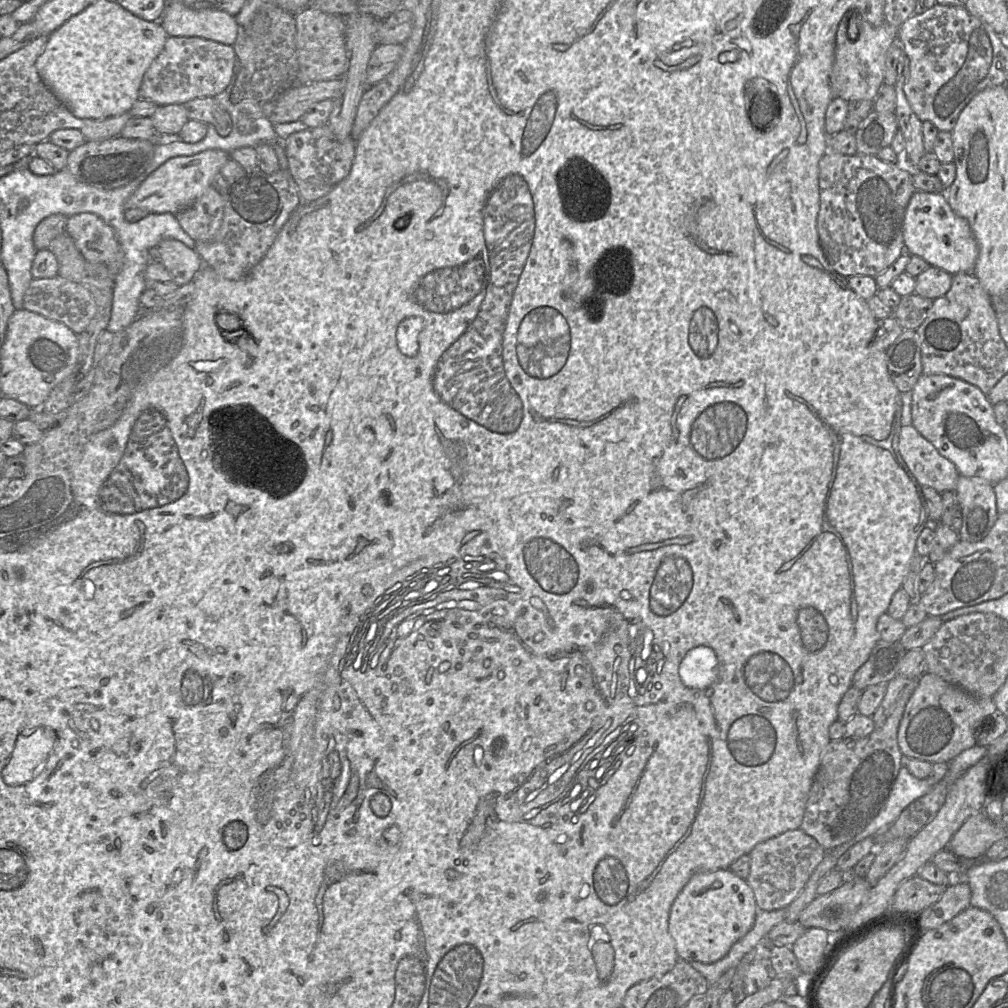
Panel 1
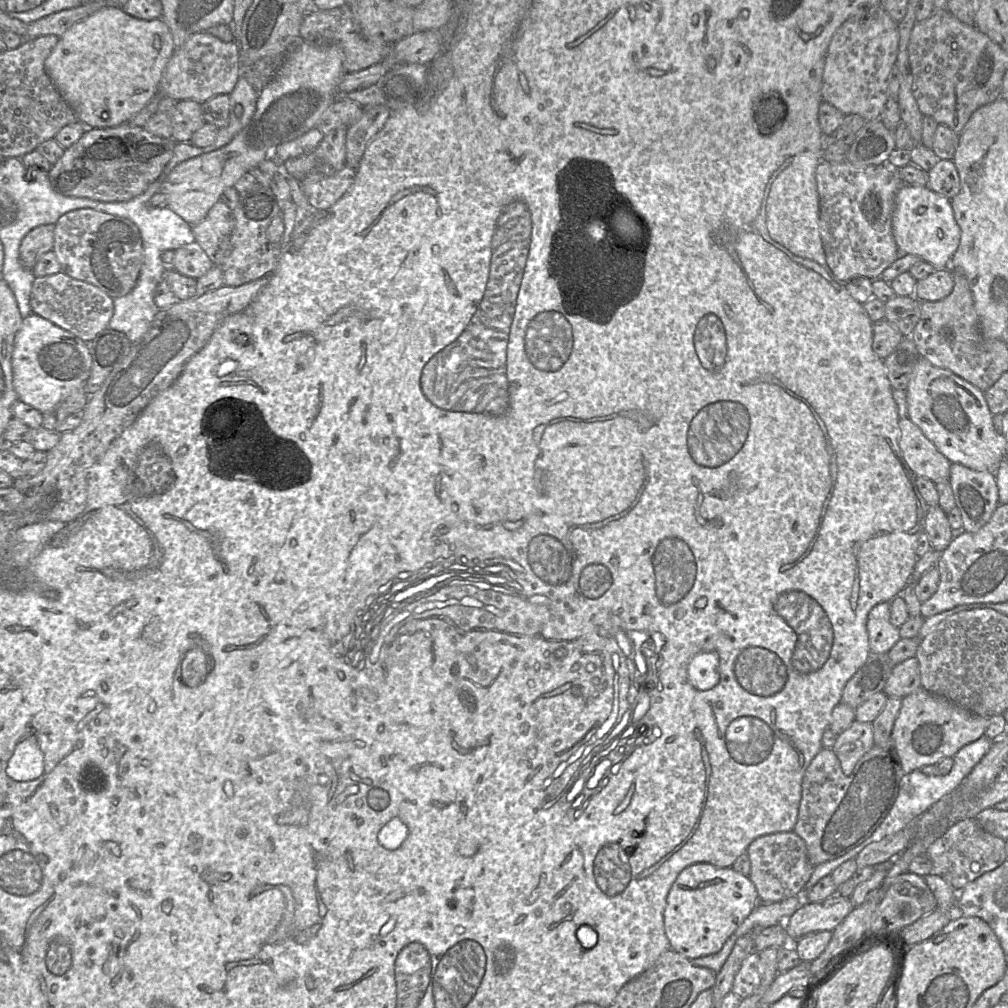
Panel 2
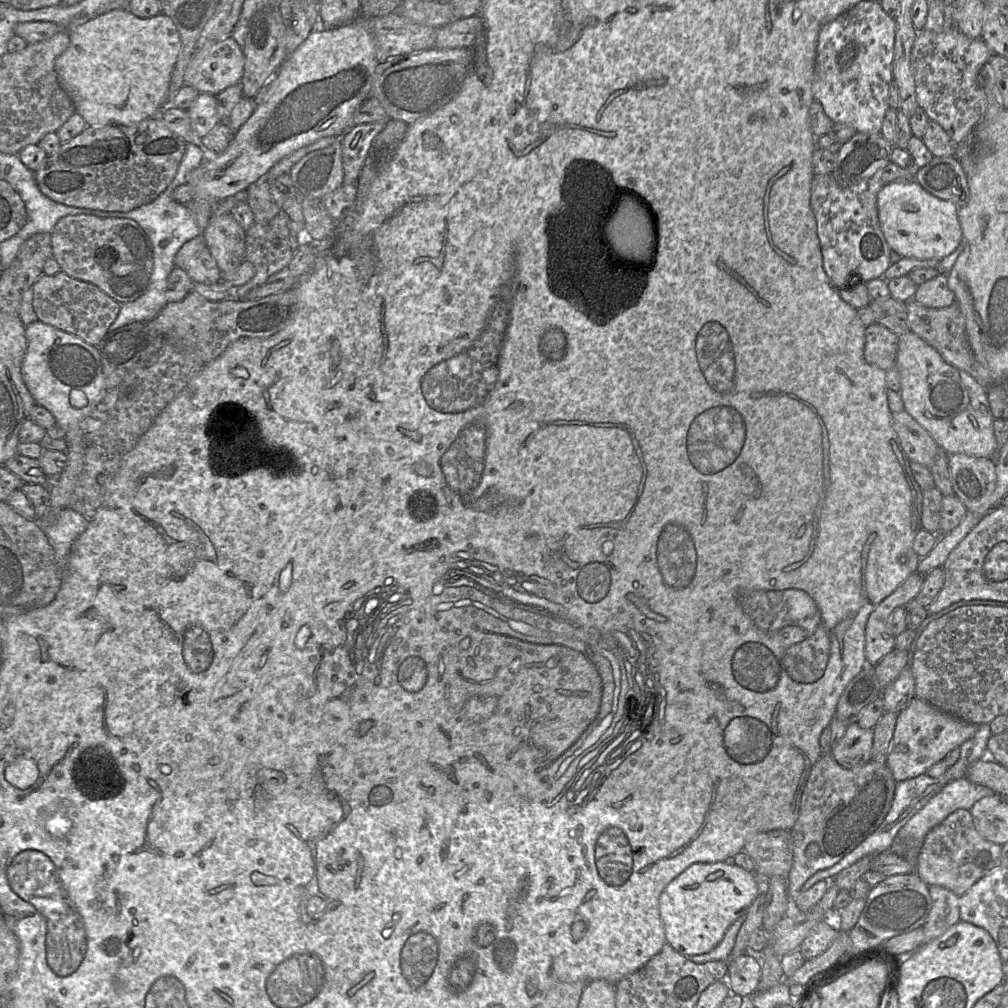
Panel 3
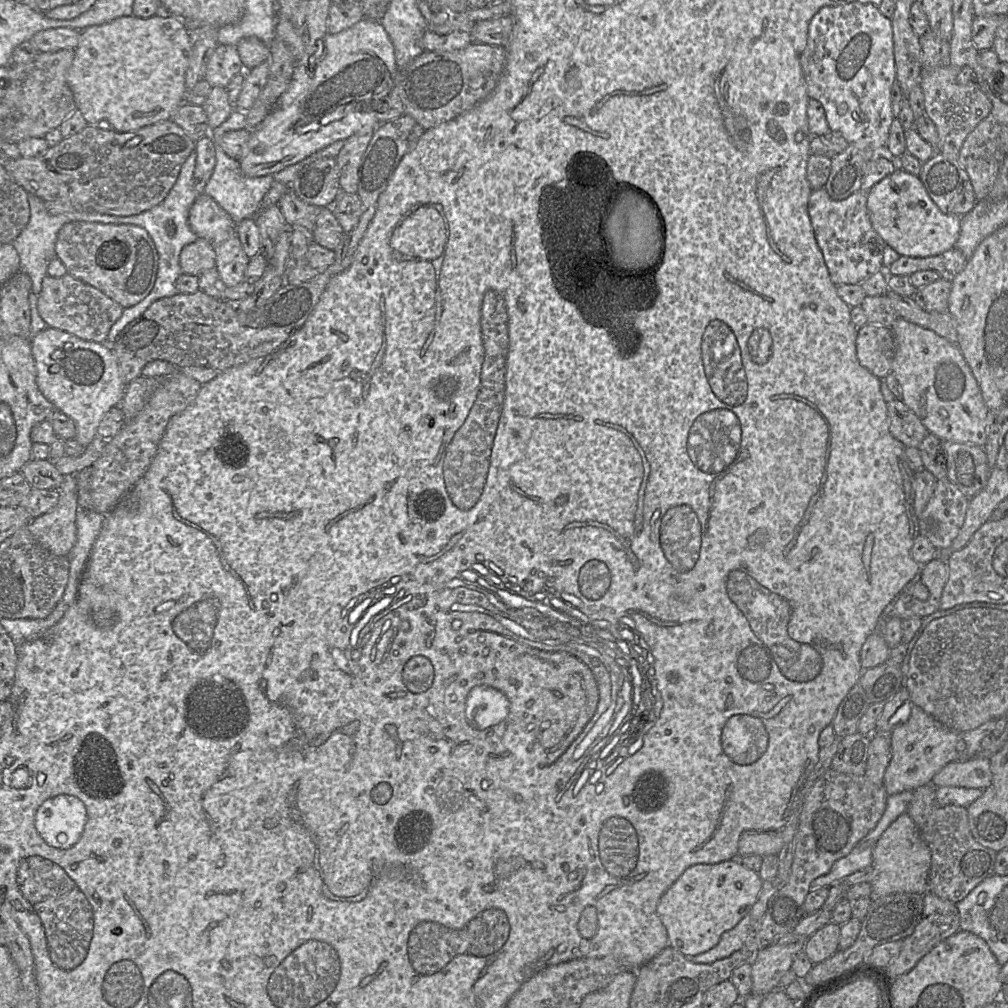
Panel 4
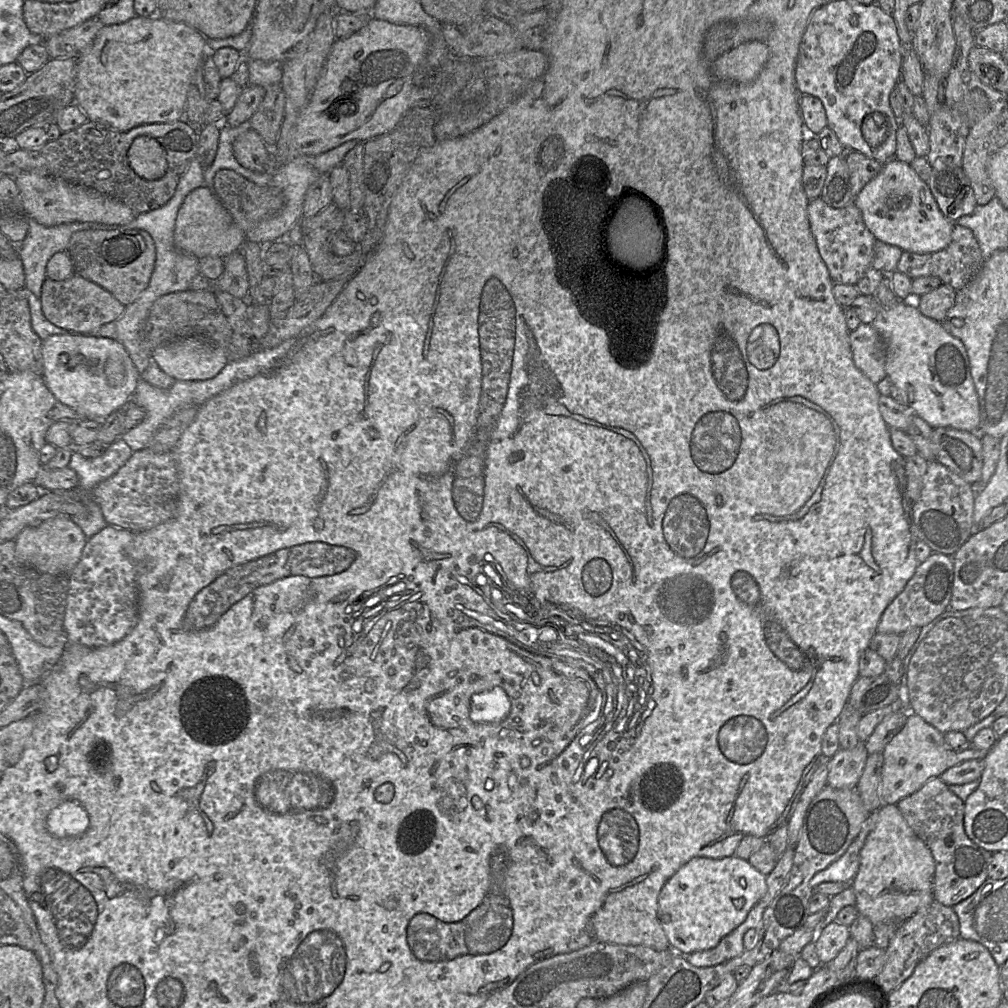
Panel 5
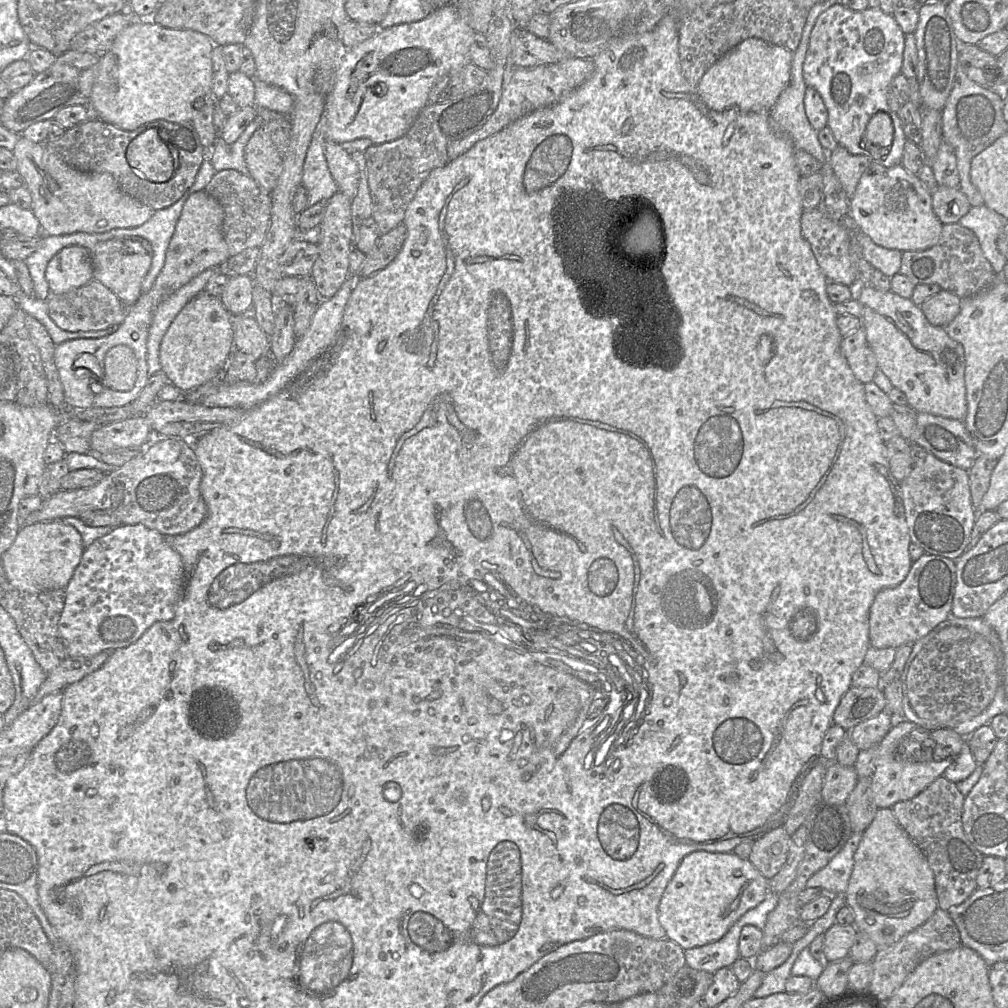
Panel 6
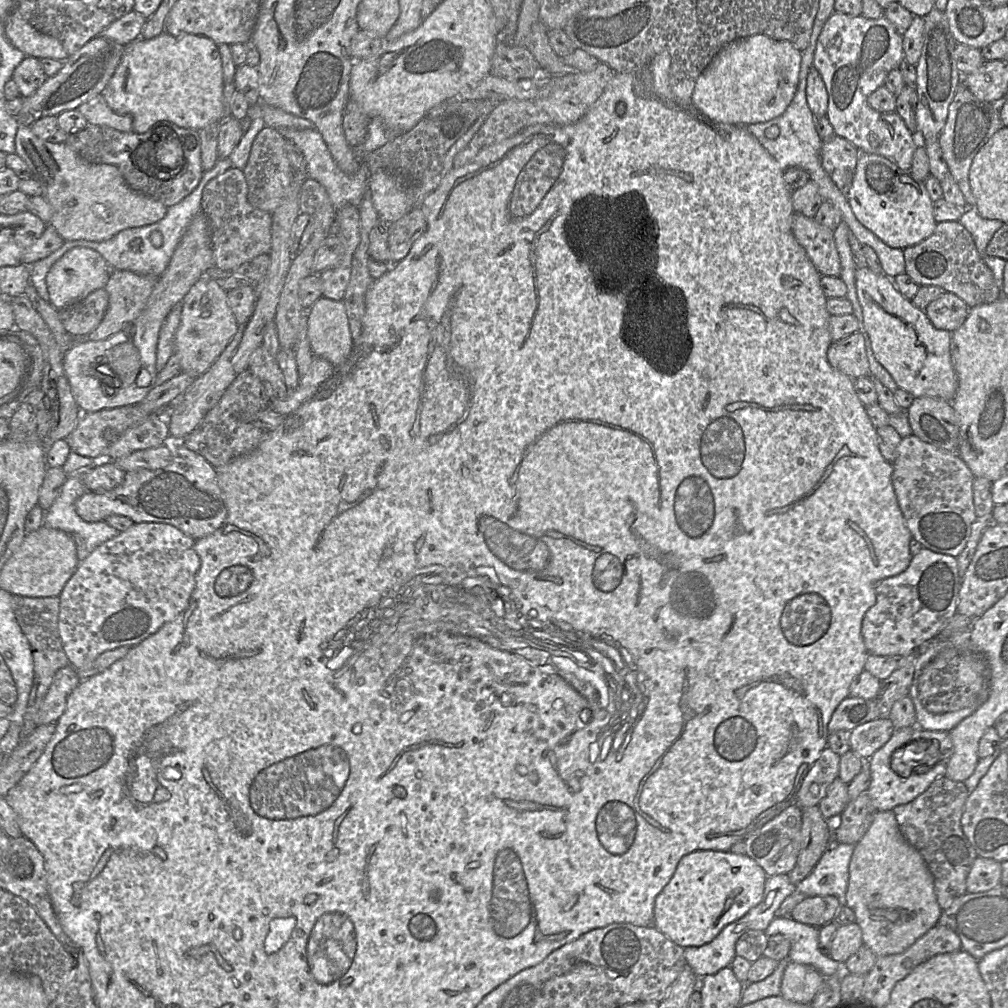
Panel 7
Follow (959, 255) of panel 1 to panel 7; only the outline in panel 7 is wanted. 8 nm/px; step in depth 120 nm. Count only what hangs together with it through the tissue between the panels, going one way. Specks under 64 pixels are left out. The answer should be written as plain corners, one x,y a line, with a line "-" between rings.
859,153
852,185
846,196
858,221
889,247
904,249
914,246
931,236
936,228
933,201
924,181
917,180
910,170
901,170
895,163
881,155

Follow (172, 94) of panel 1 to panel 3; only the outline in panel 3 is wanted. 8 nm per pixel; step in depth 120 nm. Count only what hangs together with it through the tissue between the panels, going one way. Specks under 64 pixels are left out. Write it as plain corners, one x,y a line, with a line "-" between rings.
232,37
208,42
195,50
184,75
184,85
194,87
199,93
217,95
224,89
241,82
244,65
243,49

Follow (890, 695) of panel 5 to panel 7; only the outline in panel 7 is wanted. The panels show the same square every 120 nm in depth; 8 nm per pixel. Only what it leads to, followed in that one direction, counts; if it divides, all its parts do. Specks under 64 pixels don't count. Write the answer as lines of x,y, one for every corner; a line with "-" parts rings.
848,695
834,710
828,723
828,732
853,730
857,726
879,717
876,699

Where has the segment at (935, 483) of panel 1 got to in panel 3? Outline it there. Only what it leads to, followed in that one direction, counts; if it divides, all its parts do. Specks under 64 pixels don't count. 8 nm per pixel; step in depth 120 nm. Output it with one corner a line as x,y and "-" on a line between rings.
906,410
892,413
893,427
908,459
928,468
941,448
932,436

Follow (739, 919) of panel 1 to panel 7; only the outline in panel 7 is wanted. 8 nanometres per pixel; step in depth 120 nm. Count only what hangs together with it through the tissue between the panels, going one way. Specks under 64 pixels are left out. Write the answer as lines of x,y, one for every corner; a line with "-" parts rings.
696,850
694,852
691,852
681,858
671,880
656,897
654,903
653,926
655,926
660,932
662,932
675,944
683,948
691,946
699,947
707,944
711,942
725,926
741,918
761,901
767,877
768,876
763,868
747,854
735,854
730,851
718,850

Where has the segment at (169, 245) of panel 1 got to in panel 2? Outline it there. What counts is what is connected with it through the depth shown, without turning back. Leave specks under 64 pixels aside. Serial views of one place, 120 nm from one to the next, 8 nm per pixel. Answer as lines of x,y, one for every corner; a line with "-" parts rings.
196,241
174,250
174,253
170,268
195,280
205,275
214,266

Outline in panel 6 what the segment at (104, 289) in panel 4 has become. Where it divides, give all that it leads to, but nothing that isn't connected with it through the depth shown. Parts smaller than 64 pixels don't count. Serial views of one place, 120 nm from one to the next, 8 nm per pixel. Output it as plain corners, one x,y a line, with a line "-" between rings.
112,239
97,243
92,249
89,249
89,252
93,267
93,279
111,290
125,307
133,305
141,296
141,283
151,264
150,243
145,239

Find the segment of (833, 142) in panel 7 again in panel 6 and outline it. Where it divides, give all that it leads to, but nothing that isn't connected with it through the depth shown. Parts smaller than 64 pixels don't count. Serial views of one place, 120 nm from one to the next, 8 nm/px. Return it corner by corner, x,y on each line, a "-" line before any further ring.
840,145
828,154
828,159
846,195
852,198
871,159
864,155
851,154

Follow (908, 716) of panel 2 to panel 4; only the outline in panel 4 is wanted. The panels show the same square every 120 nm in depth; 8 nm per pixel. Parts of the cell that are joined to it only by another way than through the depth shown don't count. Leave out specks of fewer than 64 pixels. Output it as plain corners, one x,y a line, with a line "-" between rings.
912,705
908,720
891,731
891,759
883,778
887,794
914,791
930,784
934,775
946,764
960,760
961,754
955,748
959,738
962,738
962,733
947,728
920,707

